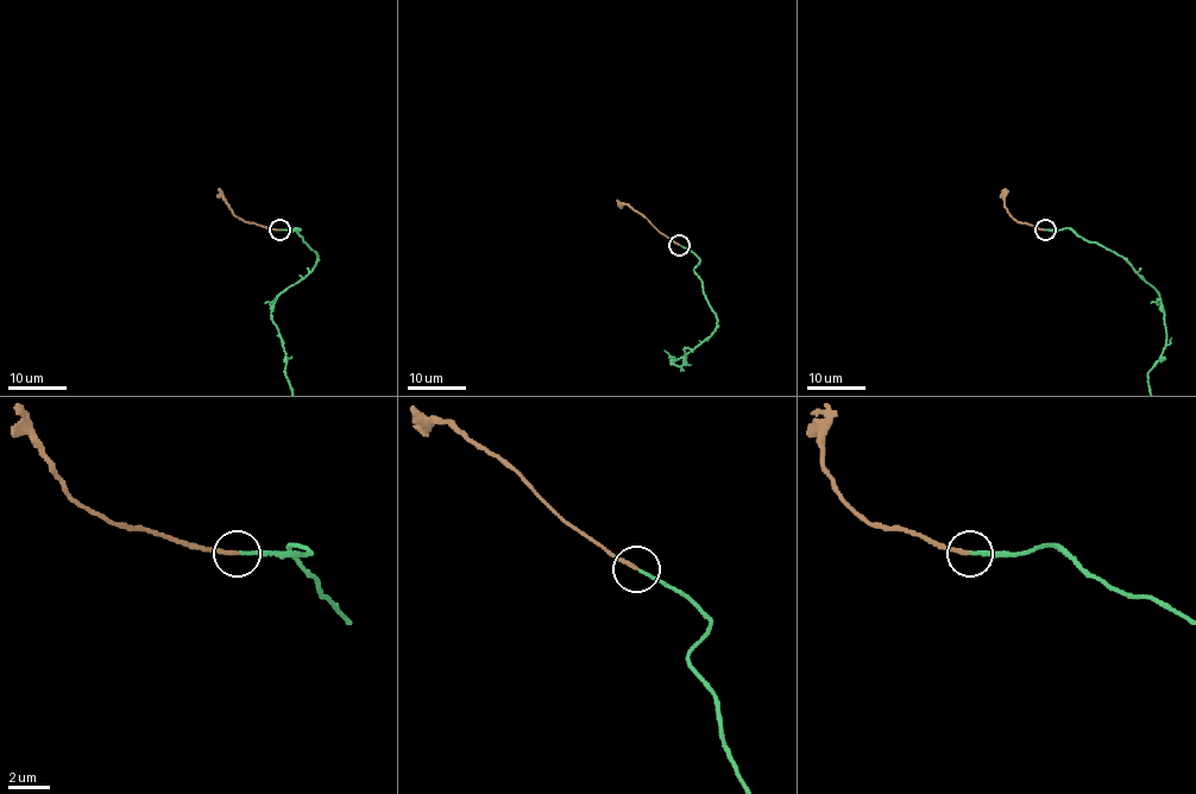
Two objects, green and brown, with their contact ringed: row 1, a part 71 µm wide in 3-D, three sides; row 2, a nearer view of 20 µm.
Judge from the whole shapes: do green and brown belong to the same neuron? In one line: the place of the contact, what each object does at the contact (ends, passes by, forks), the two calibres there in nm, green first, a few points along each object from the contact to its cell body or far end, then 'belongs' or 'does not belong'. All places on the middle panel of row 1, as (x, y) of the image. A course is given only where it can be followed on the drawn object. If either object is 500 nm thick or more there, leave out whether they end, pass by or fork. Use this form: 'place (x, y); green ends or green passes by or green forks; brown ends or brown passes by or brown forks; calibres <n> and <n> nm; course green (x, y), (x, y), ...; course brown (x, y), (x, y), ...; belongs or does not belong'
place (679, 245); green ends; brown ends; calibres 140 and 180 nm; course brown (680, 245), (663, 235), (629, 205), (617, 206); belongs

